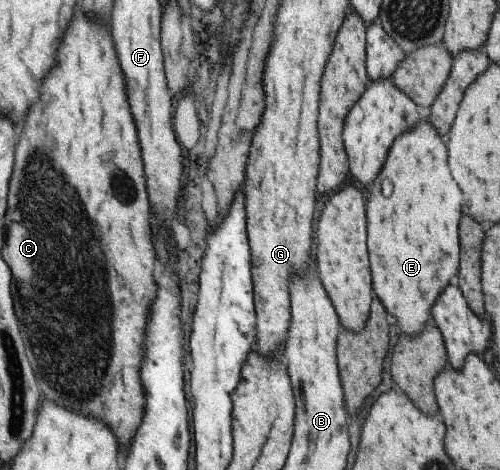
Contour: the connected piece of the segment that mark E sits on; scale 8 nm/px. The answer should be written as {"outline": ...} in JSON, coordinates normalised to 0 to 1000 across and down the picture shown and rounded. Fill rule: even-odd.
{"outline":[[[836,264],[828,277],[818,274],[796,289],[788,298],[780,323],[776,323],[776,336],[772,336],[772,345],[764,353],[764,366],[752,374],[748,391],[740,396],[736,421],[732,421],[732,519],[736,519],[736,553],[740,553],[740,583],[744,583],[744,617],[748,617],[752,634],[770,655],[770,662],[792,677],[796,698],[804,702],[802,713],[834,717],[842,711],[850,689],[860,685],[862,655],[872,630],[880,628],[880,621],[888,617],[888,609],[896,604],[896,596],[916,574],[916,498],[912,498],[912,489],[916,489],[916,468],[920,468],[920,455],[924,455],[920,438],[924,438],[924,417],[920,417],[920,404],[912,400],[904,374],[900,374],[900,362],[896,362],[896,349],[892,349],[892,315],[888,315],[884,298],[872,289],[872,281],[856,264]],[[768,387],[780,391],[780,400],[784,400],[784,409],[776,417],[764,413],[764,391]]]}

